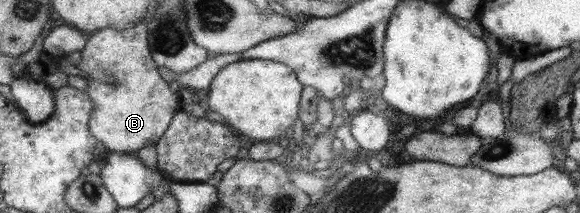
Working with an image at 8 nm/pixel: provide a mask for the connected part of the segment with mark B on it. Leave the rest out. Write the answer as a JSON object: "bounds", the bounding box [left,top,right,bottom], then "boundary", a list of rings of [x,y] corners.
{"bounds":[76,18,182,153],"boundary":[[[145,18],[130,29],[98,30],[81,52],[82,59],[76,66],[85,73],[83,78],[88,80],[88,86],[84,92],[91,96],[92,104],[95,105],[91,113],[91,135],[107,146],[109,151],[116,153],[137,153],[142,147],[159,144],[175,115],[182,110],[178,95],[170,91],[168,83],[158,73],[157,63],[152,61],[148,19]]]}

